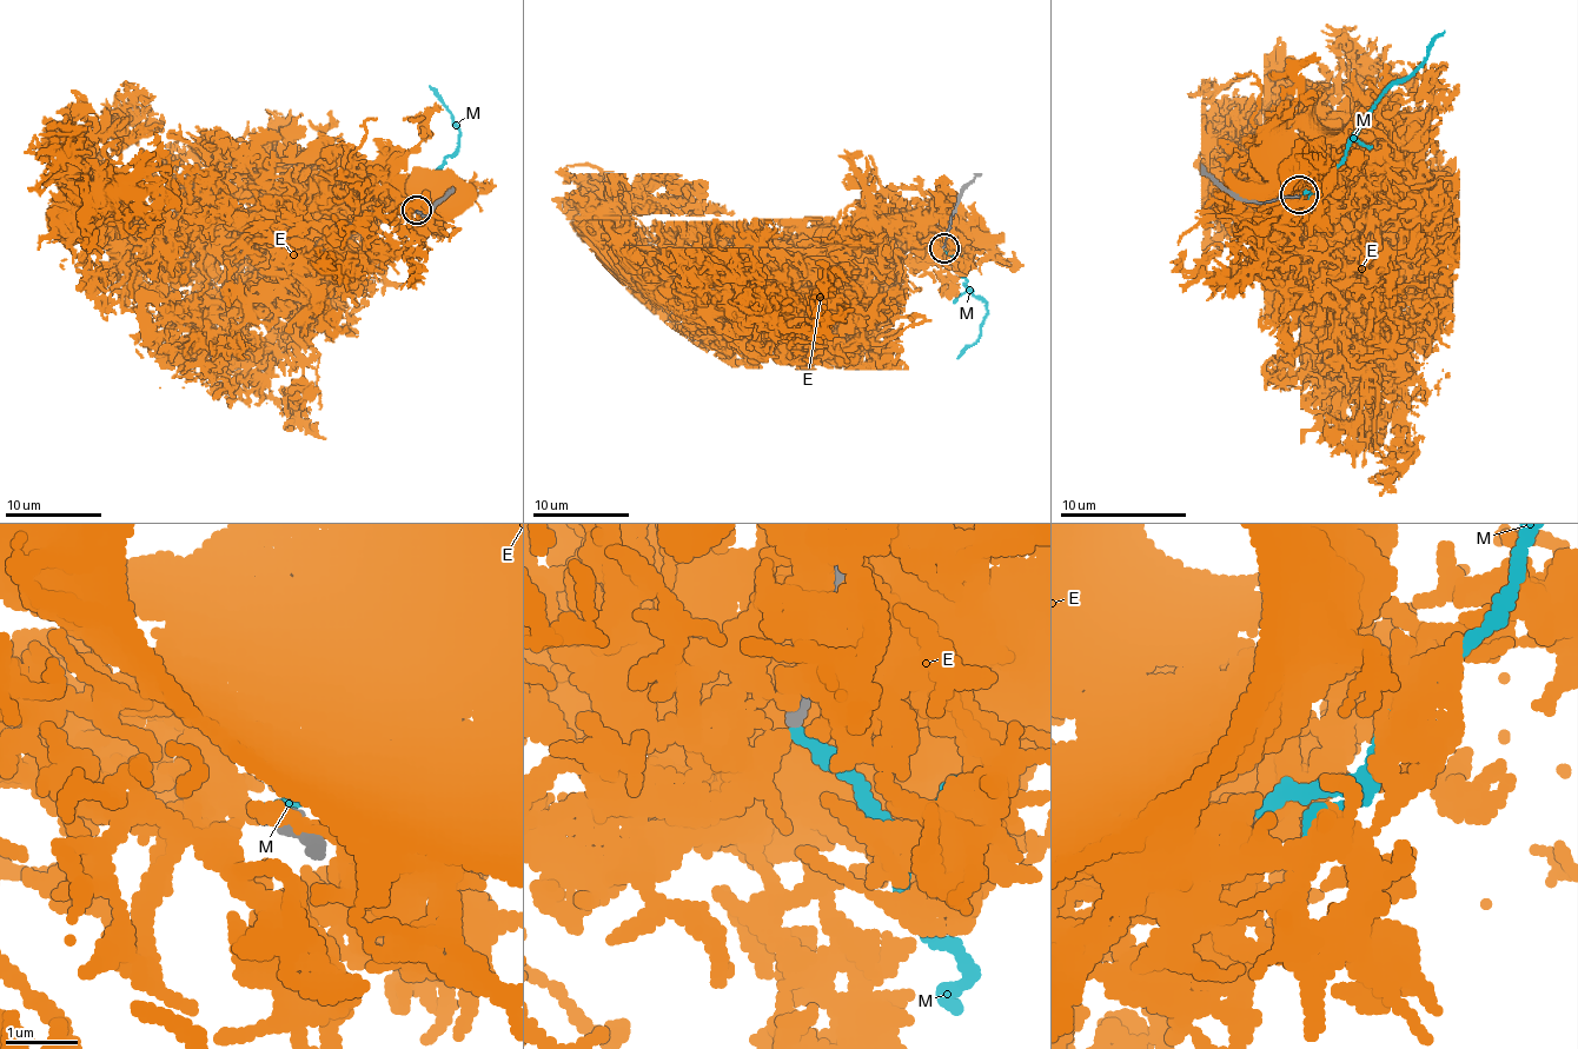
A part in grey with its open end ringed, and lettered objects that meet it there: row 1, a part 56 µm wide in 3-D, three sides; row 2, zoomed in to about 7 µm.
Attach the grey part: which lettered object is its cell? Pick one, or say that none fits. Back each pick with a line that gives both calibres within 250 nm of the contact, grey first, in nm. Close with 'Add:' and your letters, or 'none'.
Add: none

